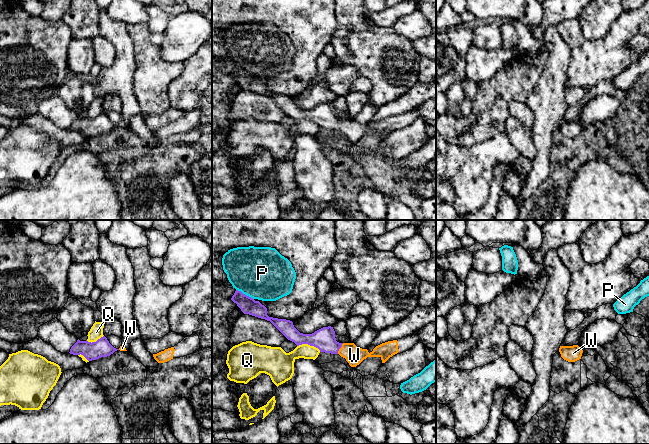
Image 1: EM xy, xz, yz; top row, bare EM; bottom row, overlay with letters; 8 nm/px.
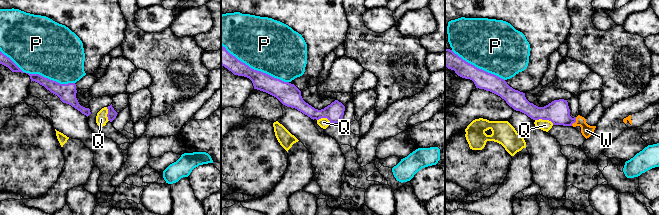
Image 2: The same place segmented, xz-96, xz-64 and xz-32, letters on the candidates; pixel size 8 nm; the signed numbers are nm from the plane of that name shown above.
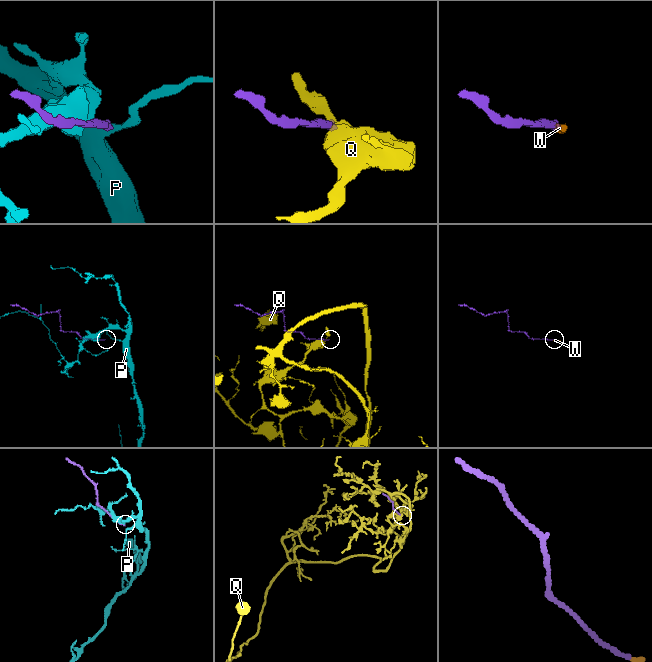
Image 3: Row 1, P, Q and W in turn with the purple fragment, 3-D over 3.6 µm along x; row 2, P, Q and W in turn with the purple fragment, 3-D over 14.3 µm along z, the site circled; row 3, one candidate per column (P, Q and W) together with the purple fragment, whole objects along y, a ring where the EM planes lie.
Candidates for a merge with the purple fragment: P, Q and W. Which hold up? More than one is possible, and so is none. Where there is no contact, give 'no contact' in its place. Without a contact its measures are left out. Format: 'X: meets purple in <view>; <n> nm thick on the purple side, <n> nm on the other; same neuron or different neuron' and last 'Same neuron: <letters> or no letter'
P: meets purple in xz; 140 nm thick on the purple side, 420 nm on the other; different neuron
Q: meets purple in xz; 180 nm thick on the purple side, 160 nm on the other; different neuron
W: meets purple in xz; 180 nm thick on the purple side, 150 nm on the other; same neuron
Same neuron: W

